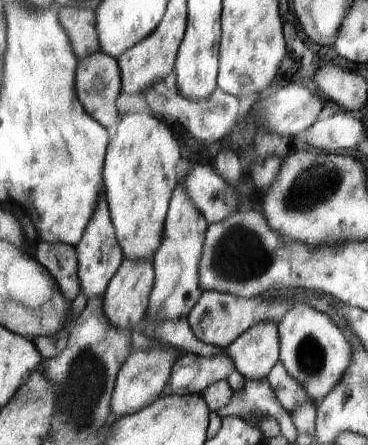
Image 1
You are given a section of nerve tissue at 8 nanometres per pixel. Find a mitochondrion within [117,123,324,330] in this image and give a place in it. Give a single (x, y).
(238, 256)

